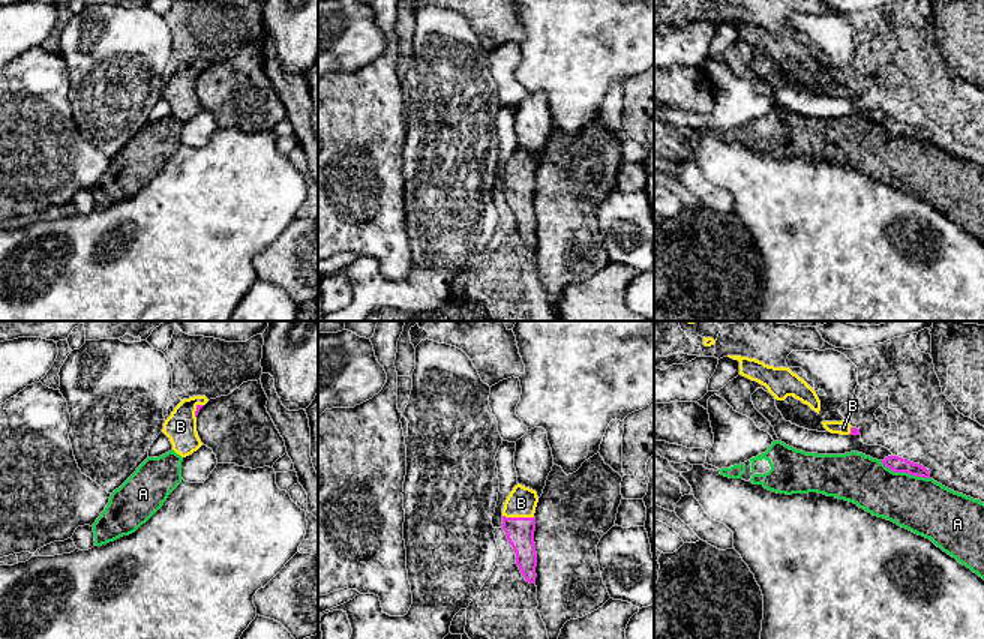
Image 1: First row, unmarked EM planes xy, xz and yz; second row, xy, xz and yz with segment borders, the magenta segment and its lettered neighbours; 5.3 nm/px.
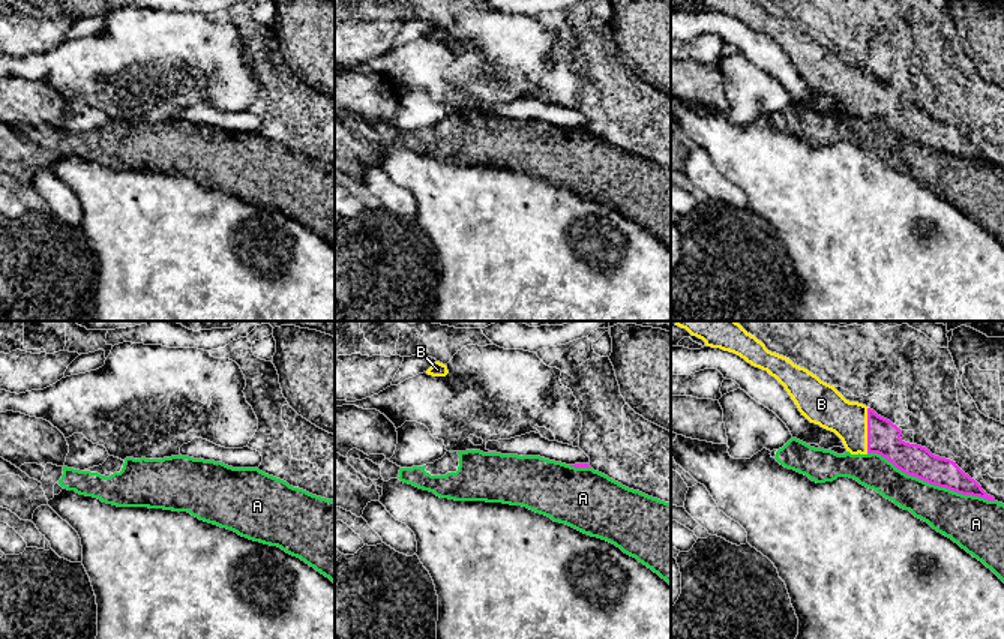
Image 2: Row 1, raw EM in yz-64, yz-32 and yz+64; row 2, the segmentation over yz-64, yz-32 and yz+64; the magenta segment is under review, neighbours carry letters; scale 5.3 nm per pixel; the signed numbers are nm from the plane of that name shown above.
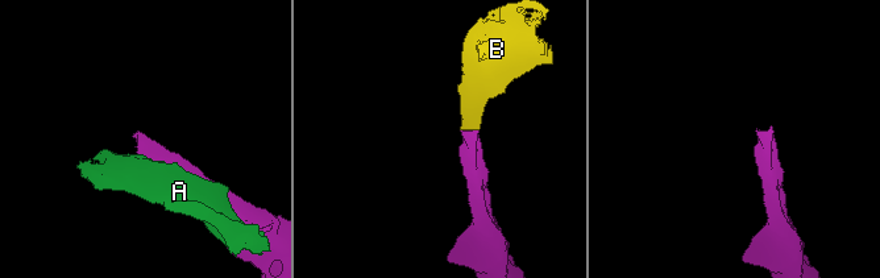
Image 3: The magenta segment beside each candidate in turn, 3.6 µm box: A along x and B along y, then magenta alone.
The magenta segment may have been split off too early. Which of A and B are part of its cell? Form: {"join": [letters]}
{"join": ["B"]}

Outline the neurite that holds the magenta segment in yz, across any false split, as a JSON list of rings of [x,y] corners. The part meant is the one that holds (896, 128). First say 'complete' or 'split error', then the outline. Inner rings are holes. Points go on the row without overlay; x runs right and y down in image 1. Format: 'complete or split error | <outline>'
complete | [[[888,120],[882,124],[882,128],[894,136],[908,136],[910,140],[924,141],[924,142],[930,141],[927,132],[898,120]]]

